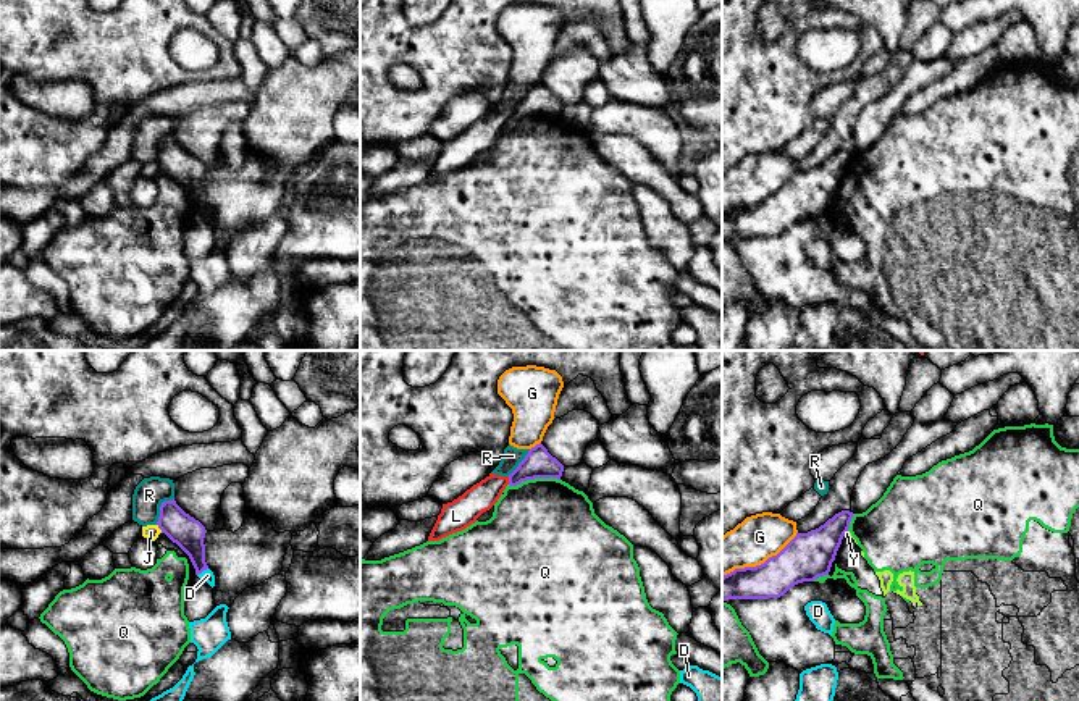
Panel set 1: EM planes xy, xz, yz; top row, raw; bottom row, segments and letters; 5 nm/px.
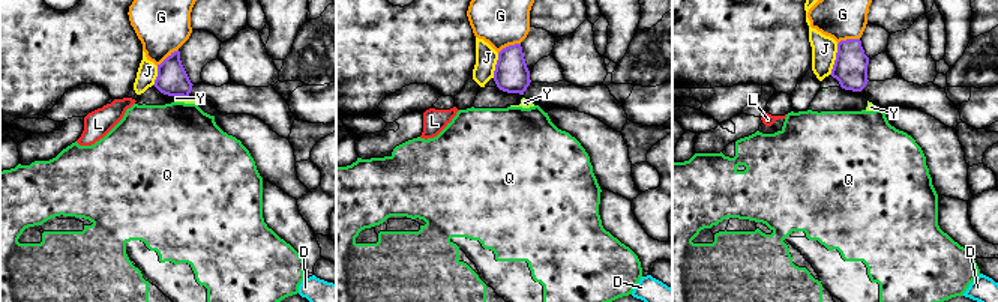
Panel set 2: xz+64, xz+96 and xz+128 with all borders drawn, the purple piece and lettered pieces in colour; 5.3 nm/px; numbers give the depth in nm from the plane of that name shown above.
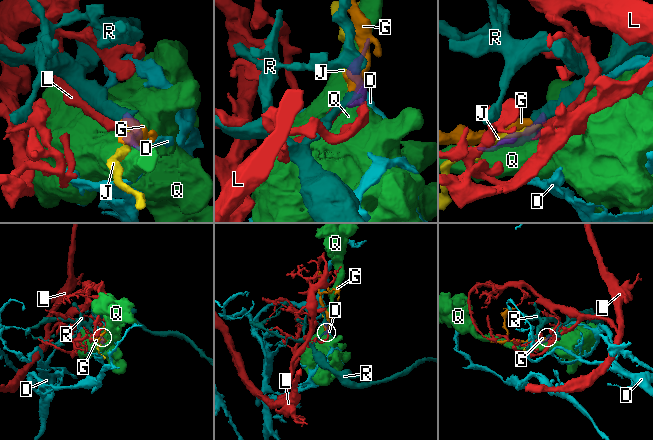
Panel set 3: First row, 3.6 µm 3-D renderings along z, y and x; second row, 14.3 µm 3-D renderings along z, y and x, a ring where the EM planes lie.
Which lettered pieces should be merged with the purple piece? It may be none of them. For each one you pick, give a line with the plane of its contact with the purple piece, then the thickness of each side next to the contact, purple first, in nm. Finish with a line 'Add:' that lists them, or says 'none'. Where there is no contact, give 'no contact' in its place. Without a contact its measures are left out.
Add: none

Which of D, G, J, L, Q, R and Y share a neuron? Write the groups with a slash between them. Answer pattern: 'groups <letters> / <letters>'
groups D / G R / J L / Q Y

